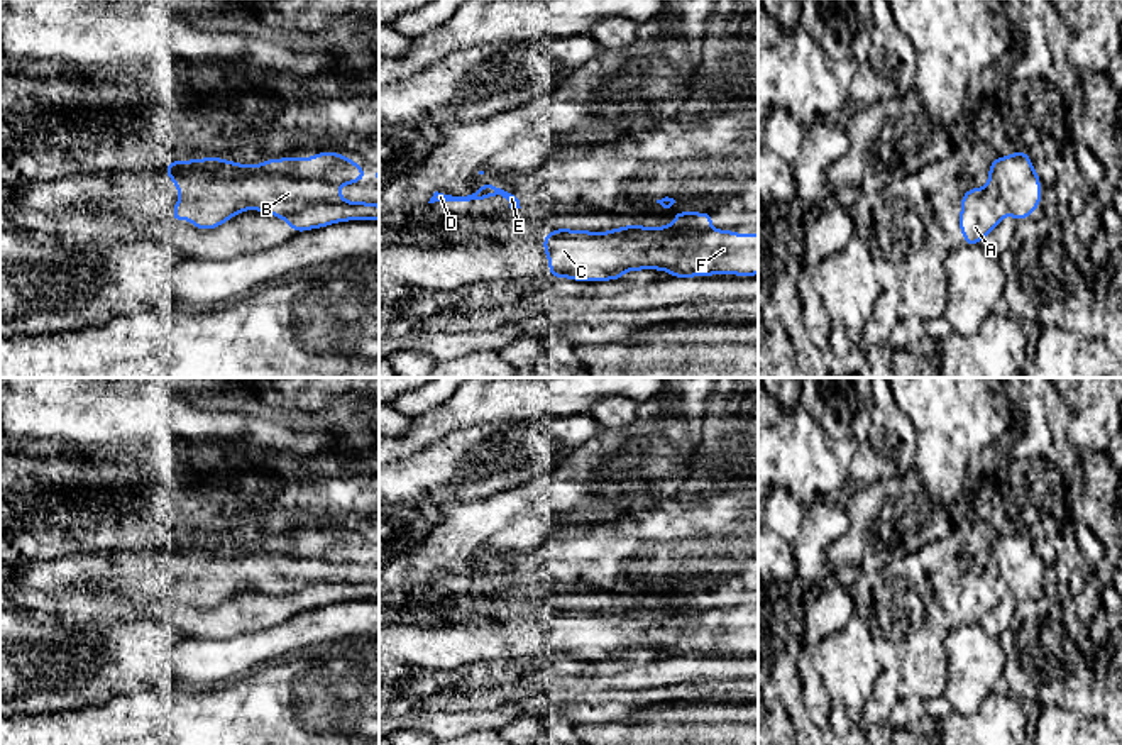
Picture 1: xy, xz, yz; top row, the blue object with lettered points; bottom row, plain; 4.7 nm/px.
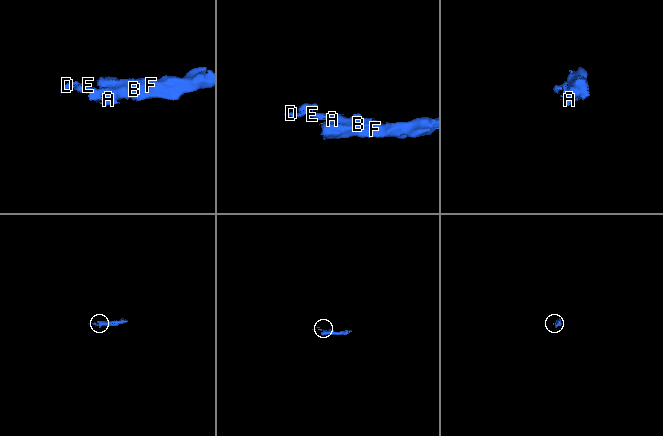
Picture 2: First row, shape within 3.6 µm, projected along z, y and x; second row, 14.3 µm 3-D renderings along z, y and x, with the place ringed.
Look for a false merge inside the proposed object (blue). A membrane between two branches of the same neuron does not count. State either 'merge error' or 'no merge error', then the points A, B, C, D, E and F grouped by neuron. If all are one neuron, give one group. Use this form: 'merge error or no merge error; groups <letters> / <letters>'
merge error; groups A B D E / C F

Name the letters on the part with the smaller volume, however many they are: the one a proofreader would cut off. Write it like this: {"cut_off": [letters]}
{"cut_off": ["A", "B", "D", "E"]}

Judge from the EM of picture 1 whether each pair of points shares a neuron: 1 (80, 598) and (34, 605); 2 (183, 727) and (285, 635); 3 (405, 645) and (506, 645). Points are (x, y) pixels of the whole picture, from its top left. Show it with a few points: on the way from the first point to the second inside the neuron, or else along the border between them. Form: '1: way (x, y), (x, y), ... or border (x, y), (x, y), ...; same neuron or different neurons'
1: way (68, 600), (46, 600); same neuron
2: border (274, 661), (236, 679); different neurons
3: way (430, 645), (481, 645); same neuron

